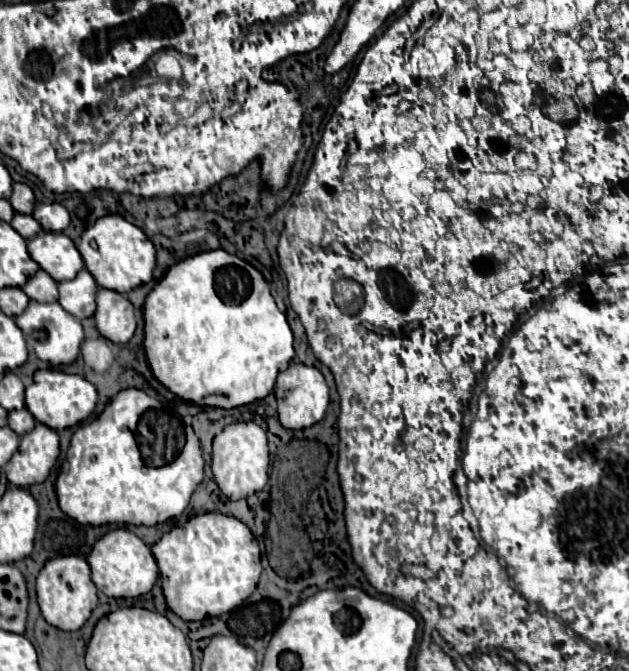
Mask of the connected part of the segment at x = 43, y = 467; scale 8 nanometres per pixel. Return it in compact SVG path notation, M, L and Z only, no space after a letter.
M36 423L36 427L30 433L22 435L18 451L2 467L2 471L6 473L6 479L12 485L38 485L46 481L50 469L58 459L58 453L58 433L42 423Z

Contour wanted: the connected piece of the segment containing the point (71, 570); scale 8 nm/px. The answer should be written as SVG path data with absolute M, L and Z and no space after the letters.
M78 555L56 557L46 561L44 569L36 579L36 591L38 591L38 605L42 611L42 617L46 619L46 623L62 631L78 631L88 621L88 617L92 615L92 609L98 603L96 585L90 579L88 561Z

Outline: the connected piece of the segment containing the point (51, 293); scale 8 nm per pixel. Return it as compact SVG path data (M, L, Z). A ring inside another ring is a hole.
M42 269L22 287L22 291L30 299L42 303L52 303L58 299L58 283L52 277L48 277L48 273L44 273Z

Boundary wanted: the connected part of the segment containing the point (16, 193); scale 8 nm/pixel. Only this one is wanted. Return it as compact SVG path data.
M14 183L10 205L12 205L12 209L16 213L32 215L32 207L34 207L34 193L32 193L32 189L28 185L24 185L24 183Z

